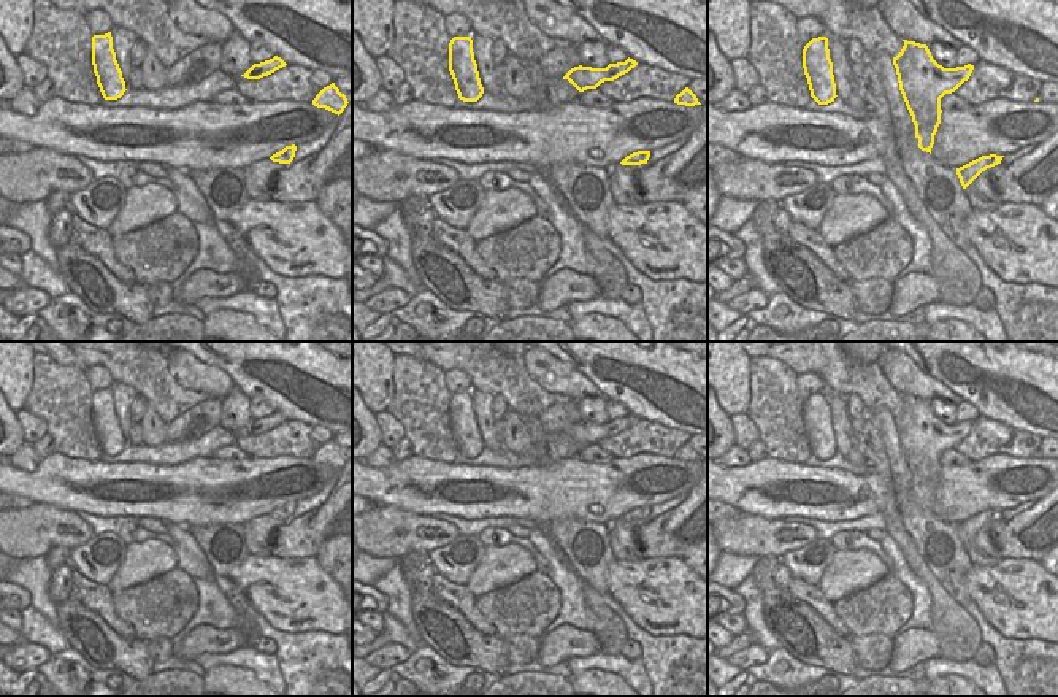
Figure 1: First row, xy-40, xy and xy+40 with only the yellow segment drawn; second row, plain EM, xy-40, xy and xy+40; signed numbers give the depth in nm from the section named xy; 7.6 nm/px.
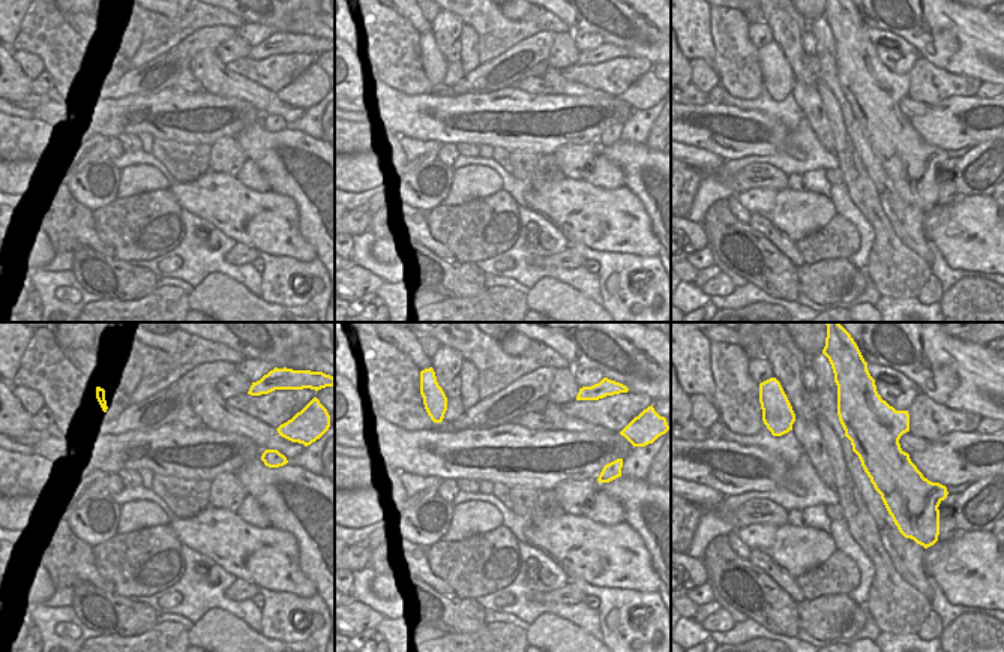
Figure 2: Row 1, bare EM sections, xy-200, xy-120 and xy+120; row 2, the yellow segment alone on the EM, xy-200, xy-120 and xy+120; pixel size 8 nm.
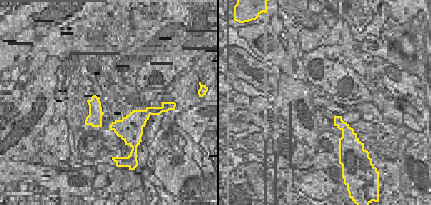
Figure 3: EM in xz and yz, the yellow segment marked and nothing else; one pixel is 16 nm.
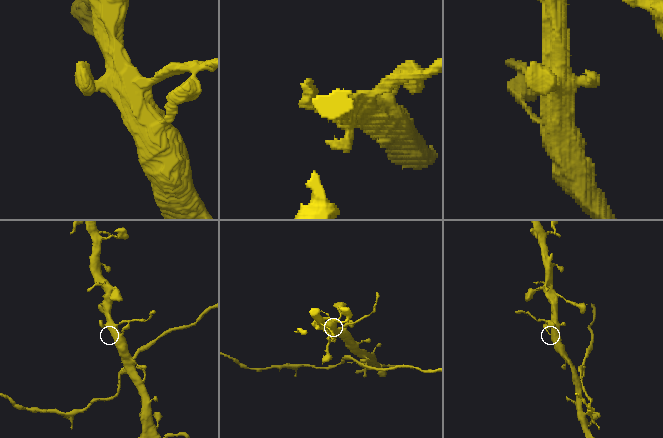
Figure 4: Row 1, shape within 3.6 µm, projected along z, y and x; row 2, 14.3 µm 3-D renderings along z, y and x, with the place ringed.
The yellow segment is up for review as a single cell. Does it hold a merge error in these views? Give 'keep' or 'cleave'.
cleave

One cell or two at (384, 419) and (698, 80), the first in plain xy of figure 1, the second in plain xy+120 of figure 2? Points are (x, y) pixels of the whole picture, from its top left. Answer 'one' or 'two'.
one

